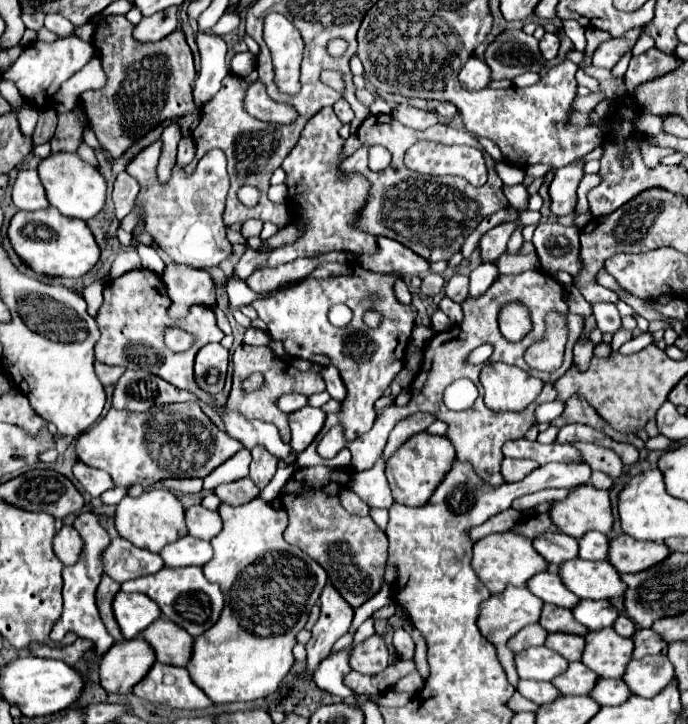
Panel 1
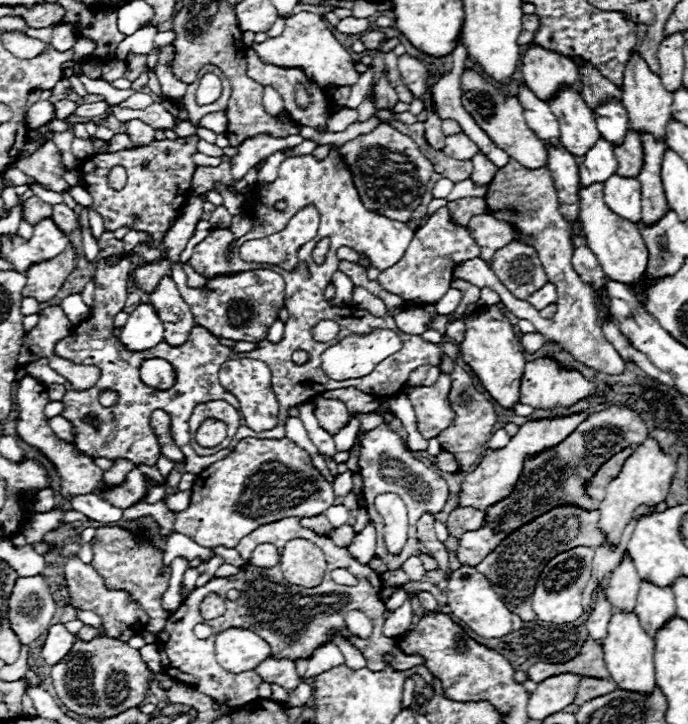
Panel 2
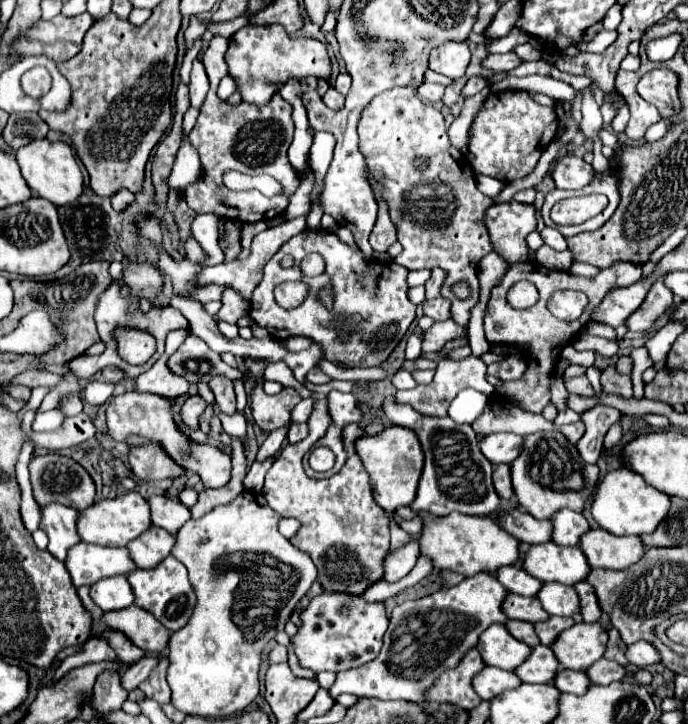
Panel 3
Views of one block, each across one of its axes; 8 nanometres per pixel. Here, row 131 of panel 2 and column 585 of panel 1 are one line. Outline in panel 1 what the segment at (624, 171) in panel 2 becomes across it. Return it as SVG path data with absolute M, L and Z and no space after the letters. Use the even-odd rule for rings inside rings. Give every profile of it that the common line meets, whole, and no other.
M544 604L540 626L548 632L568 632L568 634L578 634L578 636L584 636L588 632L586 626L580 626L580 622L574 620L570 608L560 608L552 604Z

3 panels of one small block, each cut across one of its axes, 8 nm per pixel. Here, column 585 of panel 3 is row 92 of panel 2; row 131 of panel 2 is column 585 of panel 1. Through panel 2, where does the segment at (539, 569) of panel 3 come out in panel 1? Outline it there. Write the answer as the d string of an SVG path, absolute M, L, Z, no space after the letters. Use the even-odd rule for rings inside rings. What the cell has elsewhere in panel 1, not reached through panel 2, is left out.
M582 558L566 560L558 566L562 584L578 598L614 598L624 594L624 582L616 568L606 560L588 562Z

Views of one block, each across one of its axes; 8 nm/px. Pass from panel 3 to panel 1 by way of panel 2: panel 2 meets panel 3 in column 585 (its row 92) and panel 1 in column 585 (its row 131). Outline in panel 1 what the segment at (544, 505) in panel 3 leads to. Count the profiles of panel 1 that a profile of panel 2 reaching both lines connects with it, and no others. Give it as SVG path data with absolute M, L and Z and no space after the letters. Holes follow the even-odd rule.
M592 484L572 488L564 500L552 502L548 514L560 532L576 540L588 530L606 534L614 522L608 490L594 488Z

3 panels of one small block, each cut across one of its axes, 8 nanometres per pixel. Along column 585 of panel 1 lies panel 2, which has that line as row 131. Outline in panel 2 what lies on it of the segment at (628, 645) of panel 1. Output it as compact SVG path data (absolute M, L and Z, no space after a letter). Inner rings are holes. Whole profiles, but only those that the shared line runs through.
M632 50L626 68L624 68L624 86L622 86L622 104L626 106L628 118L630 118L630 128L640 132L648 130L658 138L664 138L664 126L672 118L672 94L662 86L660 76L650 72L648 64L640 58L636 50Z

